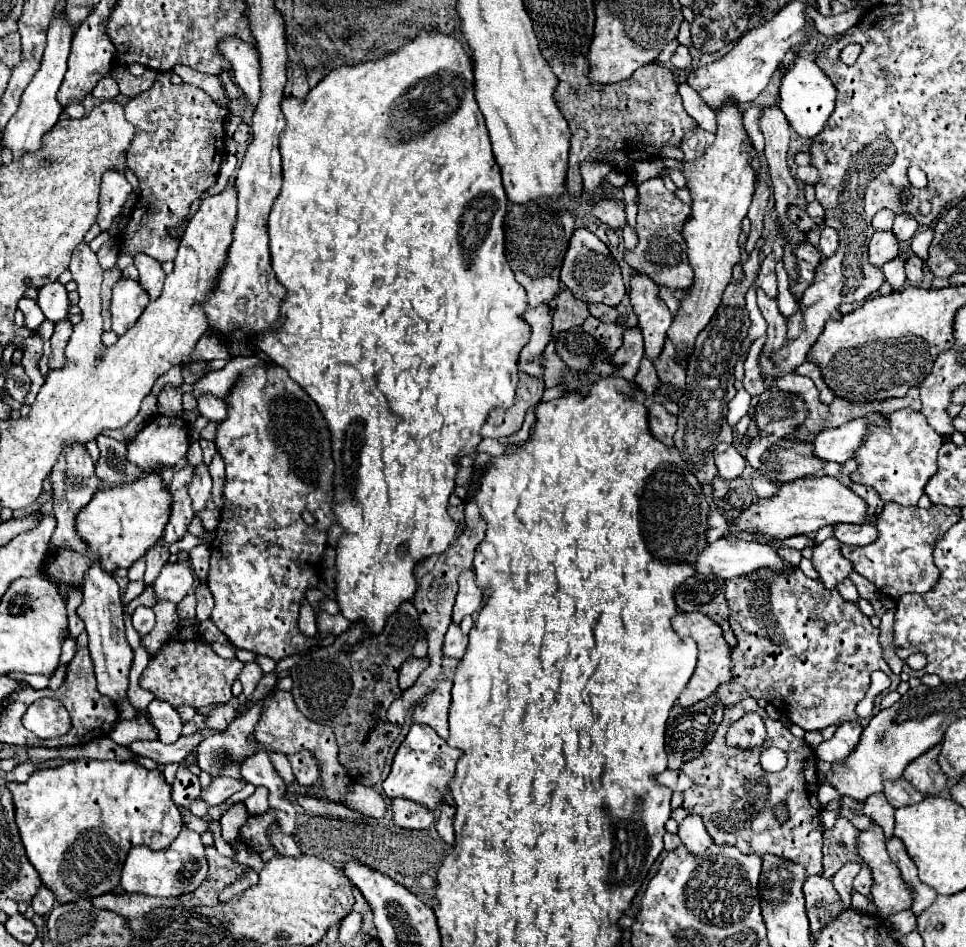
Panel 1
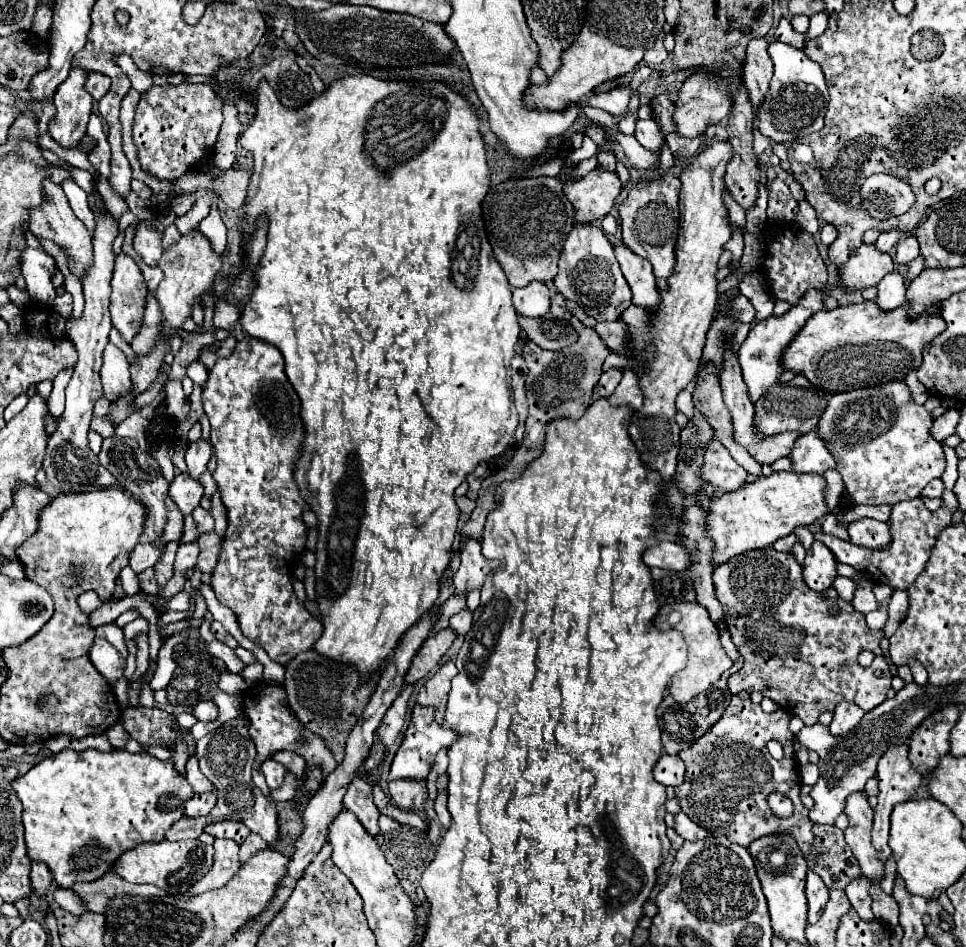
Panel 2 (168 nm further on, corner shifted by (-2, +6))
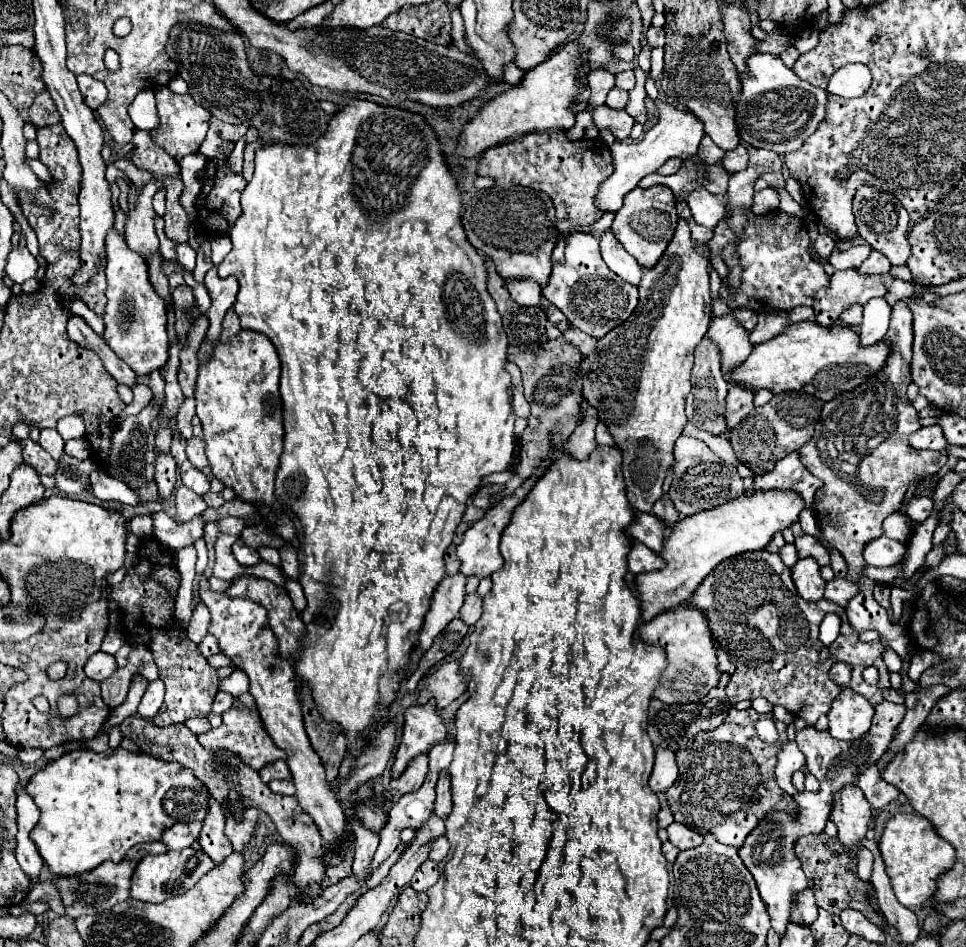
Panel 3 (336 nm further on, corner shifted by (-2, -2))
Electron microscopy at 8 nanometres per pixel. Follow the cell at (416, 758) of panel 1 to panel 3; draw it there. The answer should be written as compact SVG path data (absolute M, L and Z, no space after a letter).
M435 703L425 705L413 705L405 711L405 723L403 723L403 737L395 755L395 763L391 767L391 777L397 779L409 765L409 761L429 751L435 743L441 743L445 739L447 727L435 707Z

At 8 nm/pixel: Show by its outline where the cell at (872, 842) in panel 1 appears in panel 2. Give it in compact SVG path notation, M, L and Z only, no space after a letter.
M853 793L847 797L845 813L849 815L849 827L845 829L845 841L853 849L855 857L861 863L863 875L871 881L881 881L885 873L885 863L879 863L875 849L871 847L871 819L873 809L867 803L865 793Z

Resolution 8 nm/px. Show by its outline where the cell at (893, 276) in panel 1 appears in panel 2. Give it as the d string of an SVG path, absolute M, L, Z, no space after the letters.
M899 271L887 273L879 281L877 289L879 289L879 295L877 295L875 301L879 303L879 307L883 311L891 311L891 309L901 307L905 303L905 291L907 291L907 287L905 287L905 281L903 281Z

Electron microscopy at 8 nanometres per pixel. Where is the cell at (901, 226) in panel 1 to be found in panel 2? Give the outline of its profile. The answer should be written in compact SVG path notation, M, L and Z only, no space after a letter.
M897 227L897 229L889 229L889 231L885 231L885 233L879 235L879 239L875 241L875 247L877 247L879 251L889 253L889 251L901 241L901 237L903 237L903 231L901 231L899 227Z

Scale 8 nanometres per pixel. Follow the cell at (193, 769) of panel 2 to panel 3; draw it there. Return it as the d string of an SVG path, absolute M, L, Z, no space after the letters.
M209 799L209 811L203 829L199 833L199 845L215 863L221 863L227 855L233 853L231 841L225 837L223 827L225 827L225 817L221 813L221 807L219 803L215 803L215 799Z

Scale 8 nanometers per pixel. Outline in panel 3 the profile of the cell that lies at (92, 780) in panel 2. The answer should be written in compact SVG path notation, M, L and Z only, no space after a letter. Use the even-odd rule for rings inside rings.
M121 747L105 755L97 755L85 749L69 751L57 761L51 761L39 773L35 773L25 789L41 811L41 819L31 831L31 839L37 845L43 861L47 863L53 875L79 875L95 869L103 861L119 863L133 845L159 841L163 831L177 823L173 819L173 813L189 815L189 821L203 821L209 799L207 787L179 763L163 761L147 753L131 753ZM169 789L171 789L171 815L165 809Z

